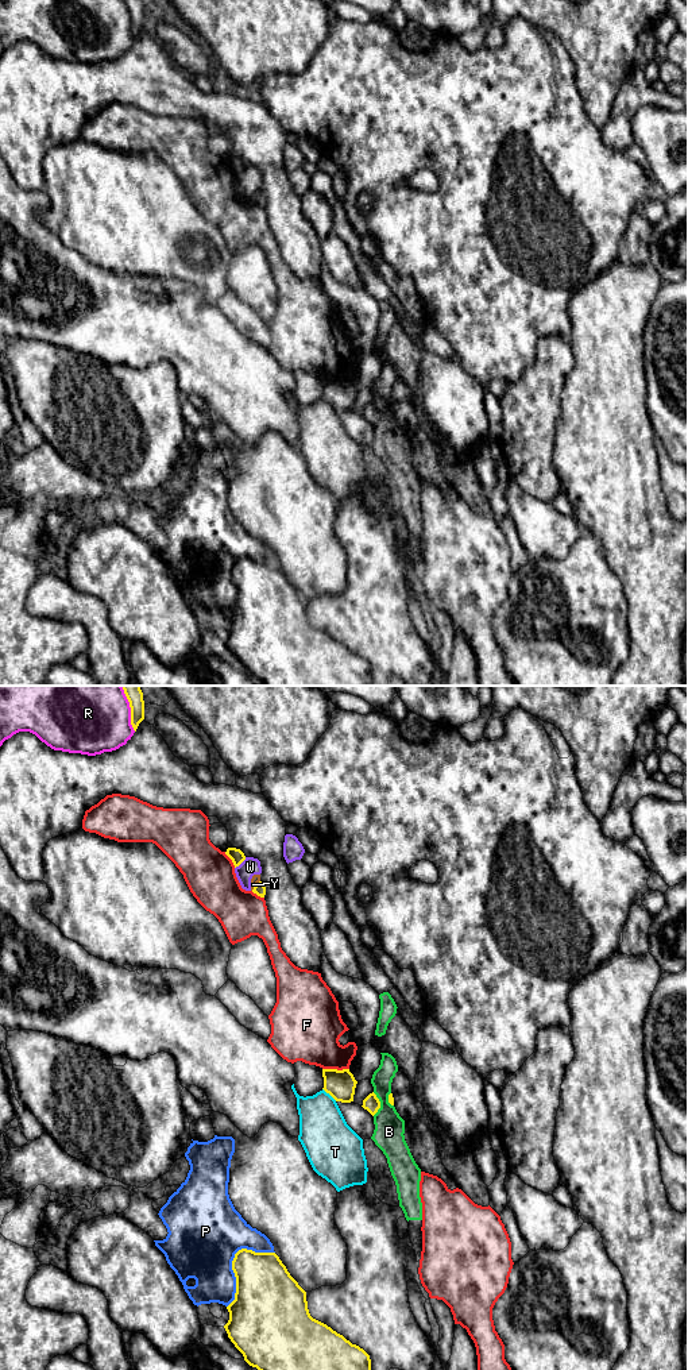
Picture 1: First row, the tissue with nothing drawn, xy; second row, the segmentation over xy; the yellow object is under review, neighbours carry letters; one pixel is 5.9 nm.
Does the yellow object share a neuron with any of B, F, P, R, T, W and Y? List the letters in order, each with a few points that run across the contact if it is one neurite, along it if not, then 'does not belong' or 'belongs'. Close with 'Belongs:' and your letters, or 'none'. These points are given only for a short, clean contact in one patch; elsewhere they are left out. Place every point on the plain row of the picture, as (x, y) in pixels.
B: line xy (373, 401), (379, 410), (379, 417), (374, 424); does not belong
F: does not belong
P: does not belong
R: does not belong
T: does not belong
W: does not belong
Y: line xy (259, 189), (251, 199); does not belong
Belongs: none

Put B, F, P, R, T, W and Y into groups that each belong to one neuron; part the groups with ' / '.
B / F / P / R / T / W Y

